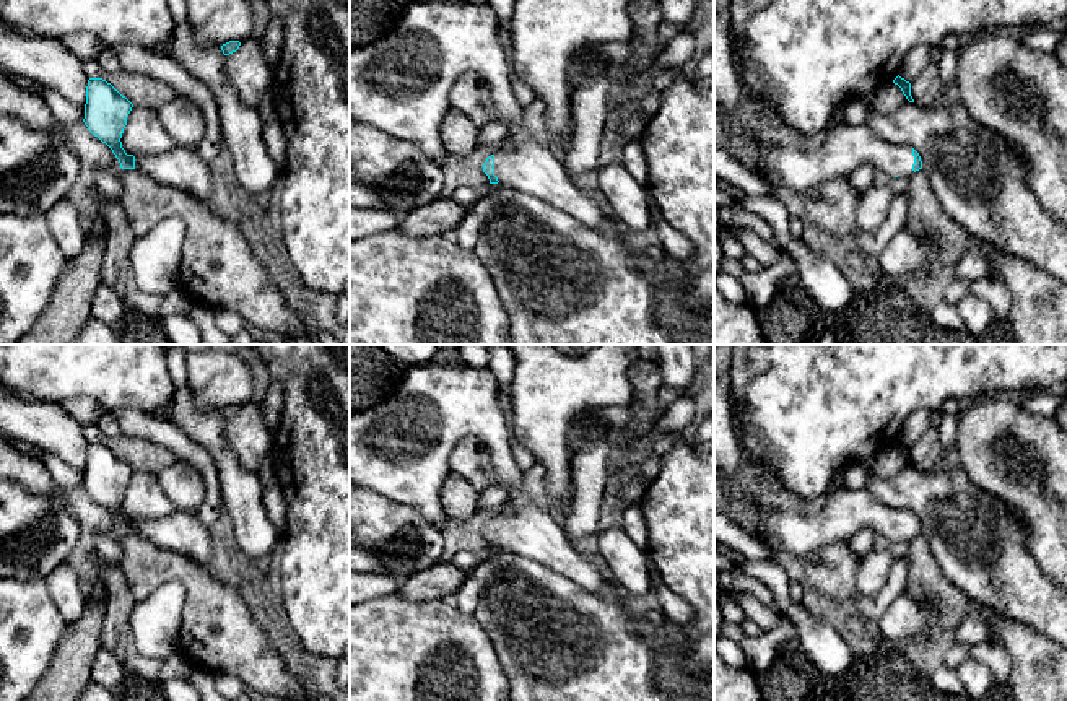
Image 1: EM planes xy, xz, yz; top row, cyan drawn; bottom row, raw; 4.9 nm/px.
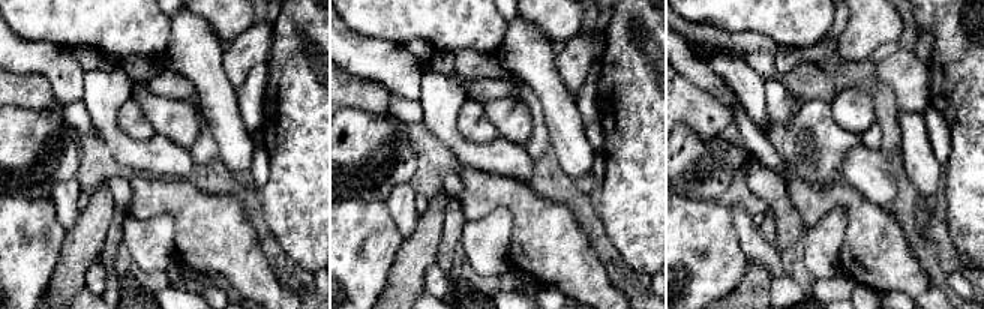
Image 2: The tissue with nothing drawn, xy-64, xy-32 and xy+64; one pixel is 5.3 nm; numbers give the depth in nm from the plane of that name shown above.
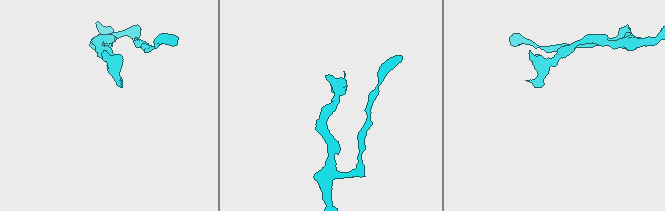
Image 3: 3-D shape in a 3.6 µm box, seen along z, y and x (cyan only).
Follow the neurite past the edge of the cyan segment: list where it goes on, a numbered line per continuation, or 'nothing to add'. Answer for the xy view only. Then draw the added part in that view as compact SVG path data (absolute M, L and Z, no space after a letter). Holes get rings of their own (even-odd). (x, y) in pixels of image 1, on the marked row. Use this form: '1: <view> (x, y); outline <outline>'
1: xy (184, 169); outline M181 146L161 155L137 155L135 171L158 184L184 190L210 207L213 195L211 166L192 148Z

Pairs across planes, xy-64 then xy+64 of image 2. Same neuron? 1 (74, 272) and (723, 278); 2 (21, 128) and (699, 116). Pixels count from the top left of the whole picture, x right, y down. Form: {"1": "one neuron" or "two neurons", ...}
{"1": "two neurons", "2": "two neurons"}

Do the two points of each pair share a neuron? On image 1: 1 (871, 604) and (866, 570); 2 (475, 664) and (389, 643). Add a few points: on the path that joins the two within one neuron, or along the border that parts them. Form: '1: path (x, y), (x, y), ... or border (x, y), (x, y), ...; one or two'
1: border (892, 563), (888, 579), (875, 594), (857, 591); two
2: path (454, 664), (410, 664); one

